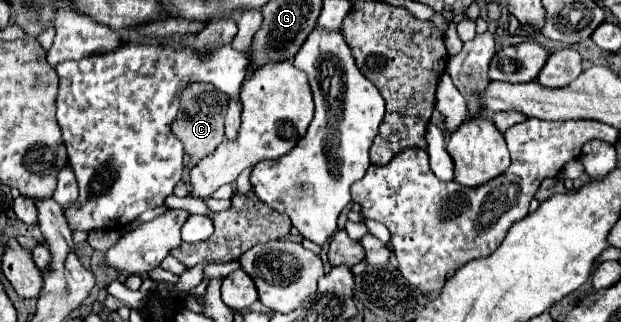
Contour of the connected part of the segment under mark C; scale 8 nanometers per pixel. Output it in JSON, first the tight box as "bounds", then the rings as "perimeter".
{"bounds":[172,82,228,160],"perimeter":[[[196,82],[196,84],[190,84],[182,92],[180,112],[172,124],[172,132],[174,132],[174,136],[178,136],[184,142],[186,154],[192,160],[202,160],[202,158],[210,156],[216,150],[216,146],[226,138],[224,136],[226,108],[228,108],[228,96],[224,96],[224,92],[220,92],[212,84]]]}

